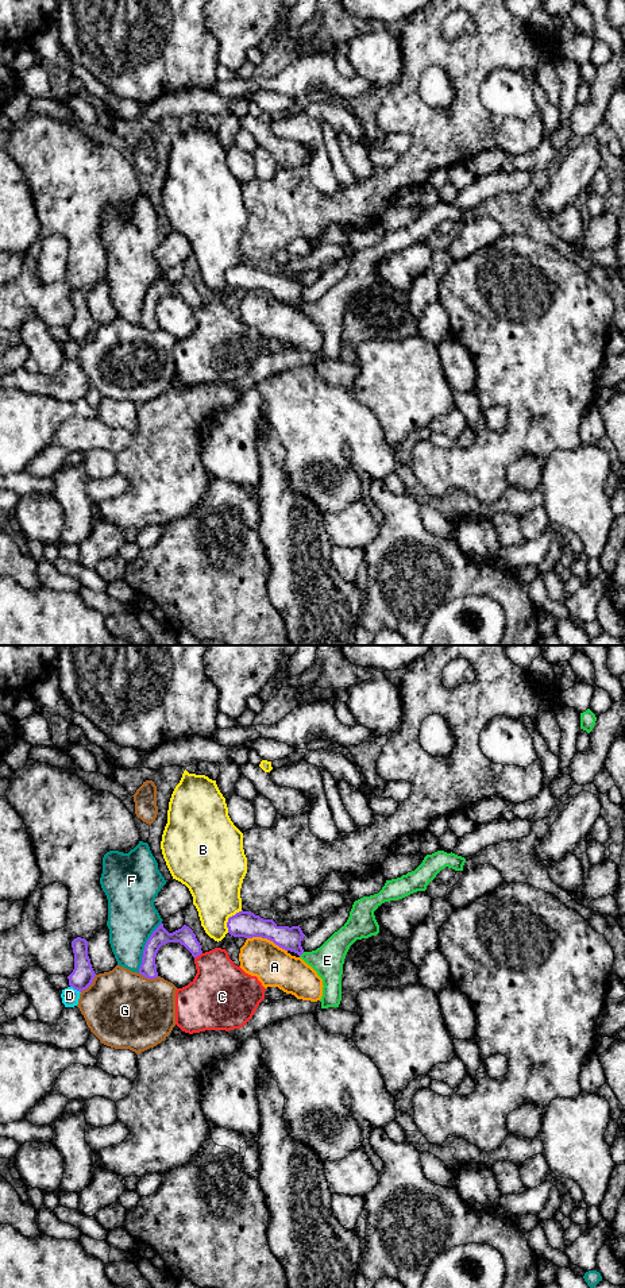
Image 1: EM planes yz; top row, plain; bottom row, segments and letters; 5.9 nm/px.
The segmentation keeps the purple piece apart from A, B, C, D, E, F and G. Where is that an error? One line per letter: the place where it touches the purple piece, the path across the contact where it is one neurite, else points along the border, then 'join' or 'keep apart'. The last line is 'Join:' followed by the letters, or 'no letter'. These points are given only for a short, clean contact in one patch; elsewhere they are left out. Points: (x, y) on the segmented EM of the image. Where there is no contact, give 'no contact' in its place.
A: contact yz (267, 938); keep apart
B: contact yz (228, 918); keep apart
C: contact yz (197, 955); keep apart
D: contact yz (76, 988); keep apart
E: contact yz (301, 953); way yz (289, 938), (301, 953), (312, 959), (327, 960); join
F: contact yz (145, 948); keep apart
G: contact yz (89, 984); keep apart
Join: E

